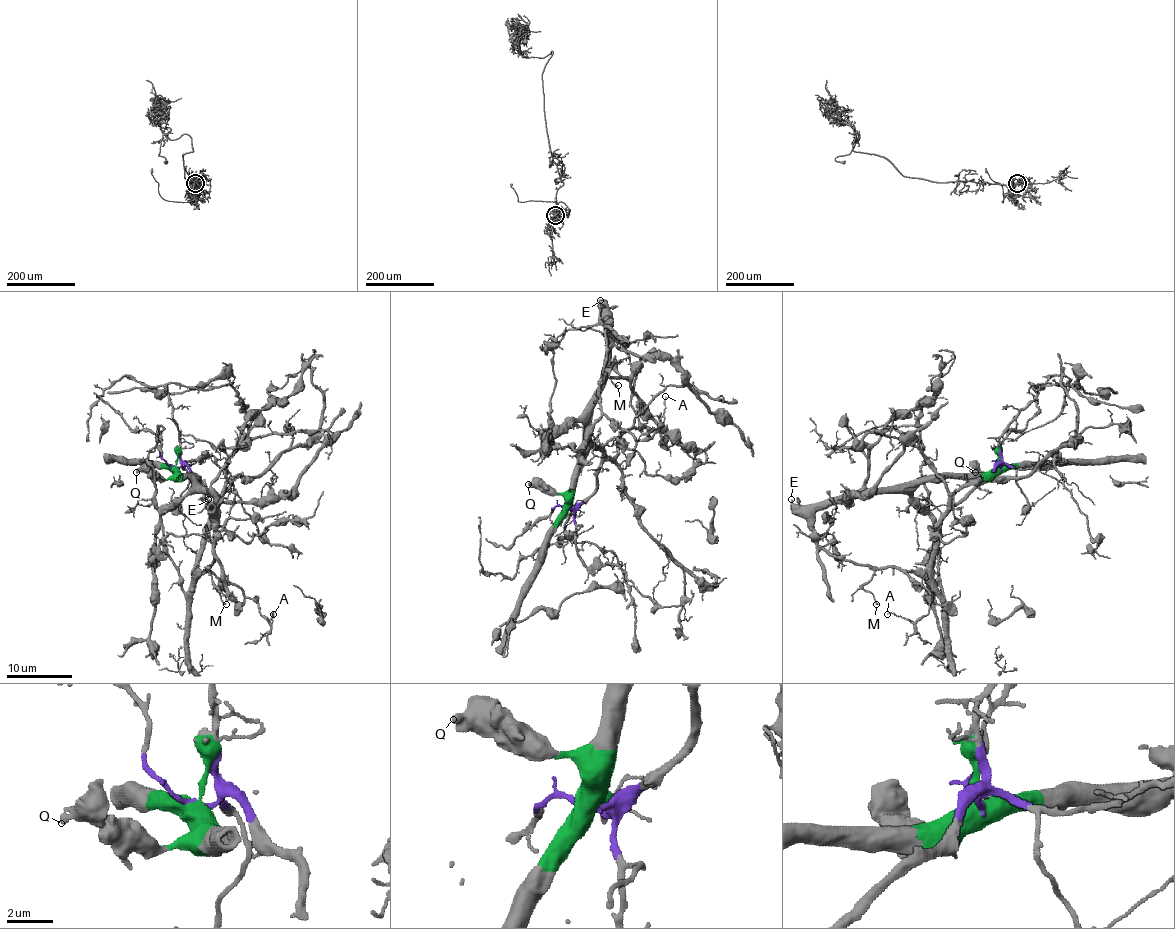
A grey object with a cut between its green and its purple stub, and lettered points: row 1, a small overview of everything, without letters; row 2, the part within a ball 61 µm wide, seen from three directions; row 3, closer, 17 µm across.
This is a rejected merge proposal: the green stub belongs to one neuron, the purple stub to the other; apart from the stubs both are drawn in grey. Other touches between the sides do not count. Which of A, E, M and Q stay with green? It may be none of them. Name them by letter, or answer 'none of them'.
E, Q

